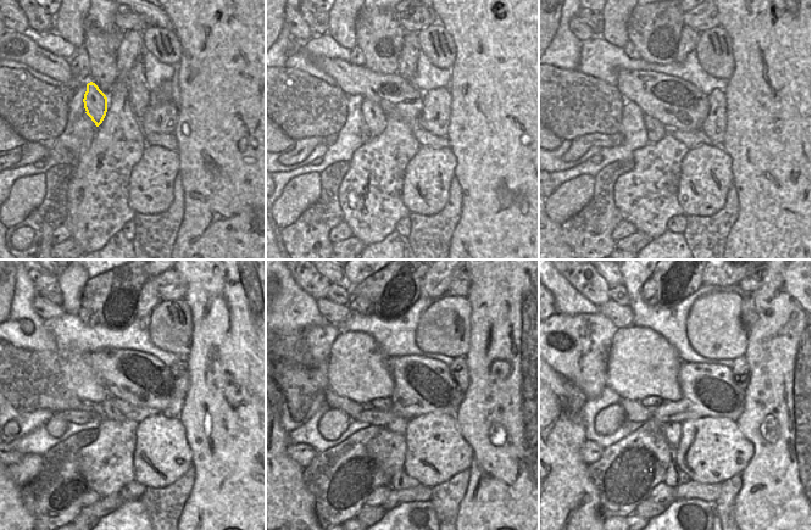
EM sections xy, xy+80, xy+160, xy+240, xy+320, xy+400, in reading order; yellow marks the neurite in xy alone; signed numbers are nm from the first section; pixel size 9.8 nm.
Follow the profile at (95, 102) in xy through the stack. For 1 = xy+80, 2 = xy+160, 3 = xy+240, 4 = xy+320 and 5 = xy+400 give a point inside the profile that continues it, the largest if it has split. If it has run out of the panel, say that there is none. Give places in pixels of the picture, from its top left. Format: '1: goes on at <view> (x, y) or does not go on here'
1: goes on at xy+80 (373, 115)
2: goes on at xy+160 (656, 130)
3: goes on at xy+240 (110, 412)
4: goes on at xy+320 (399, 425)
5: goes on at xy+400 (672, 430)

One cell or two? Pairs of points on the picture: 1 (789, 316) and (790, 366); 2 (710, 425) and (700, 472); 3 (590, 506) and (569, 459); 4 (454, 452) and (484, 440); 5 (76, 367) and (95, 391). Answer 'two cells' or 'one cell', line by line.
1: one cell
2: one cell
3: one cell
4: two cells
5: one cell

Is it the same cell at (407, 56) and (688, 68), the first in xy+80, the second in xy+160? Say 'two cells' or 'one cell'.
two cells

